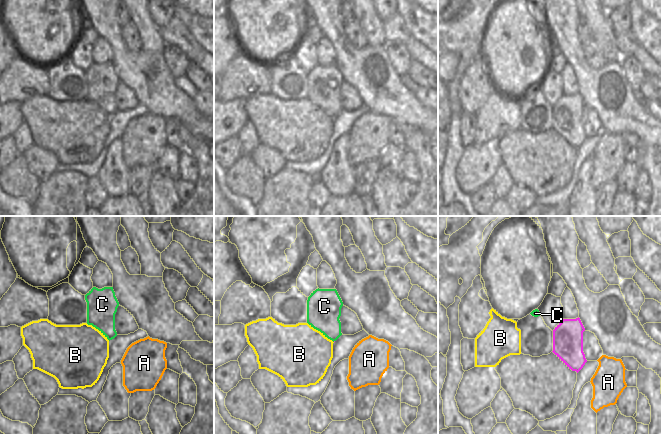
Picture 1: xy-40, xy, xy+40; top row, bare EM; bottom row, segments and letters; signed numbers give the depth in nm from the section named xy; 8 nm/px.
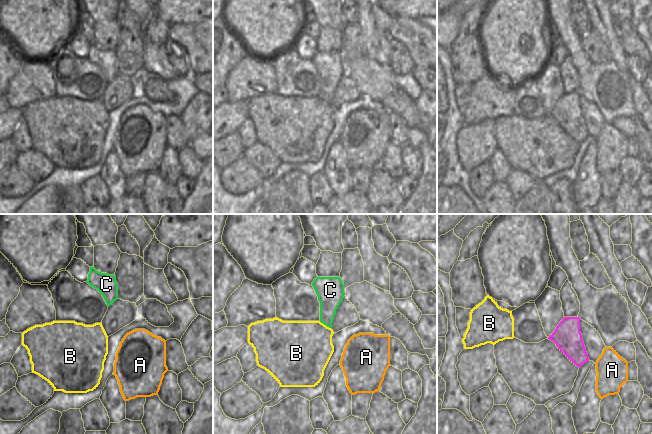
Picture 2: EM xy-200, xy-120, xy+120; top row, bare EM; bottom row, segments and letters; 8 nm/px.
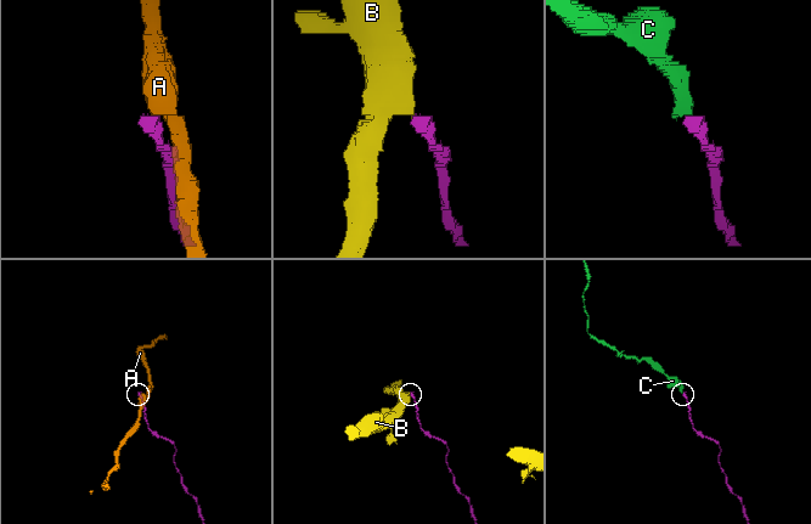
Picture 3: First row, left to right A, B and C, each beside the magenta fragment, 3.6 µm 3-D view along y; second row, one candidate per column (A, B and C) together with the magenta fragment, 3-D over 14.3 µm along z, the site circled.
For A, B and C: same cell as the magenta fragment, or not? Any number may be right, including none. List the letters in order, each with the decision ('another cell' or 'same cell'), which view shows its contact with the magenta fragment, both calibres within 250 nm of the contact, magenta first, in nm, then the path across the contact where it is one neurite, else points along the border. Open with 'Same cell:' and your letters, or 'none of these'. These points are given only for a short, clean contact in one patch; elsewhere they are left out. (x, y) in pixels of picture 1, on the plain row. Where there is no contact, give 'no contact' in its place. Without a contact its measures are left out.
Same cell: C
A: another cell; no contact
B: another cell; no contact
C: same cell; no contact

